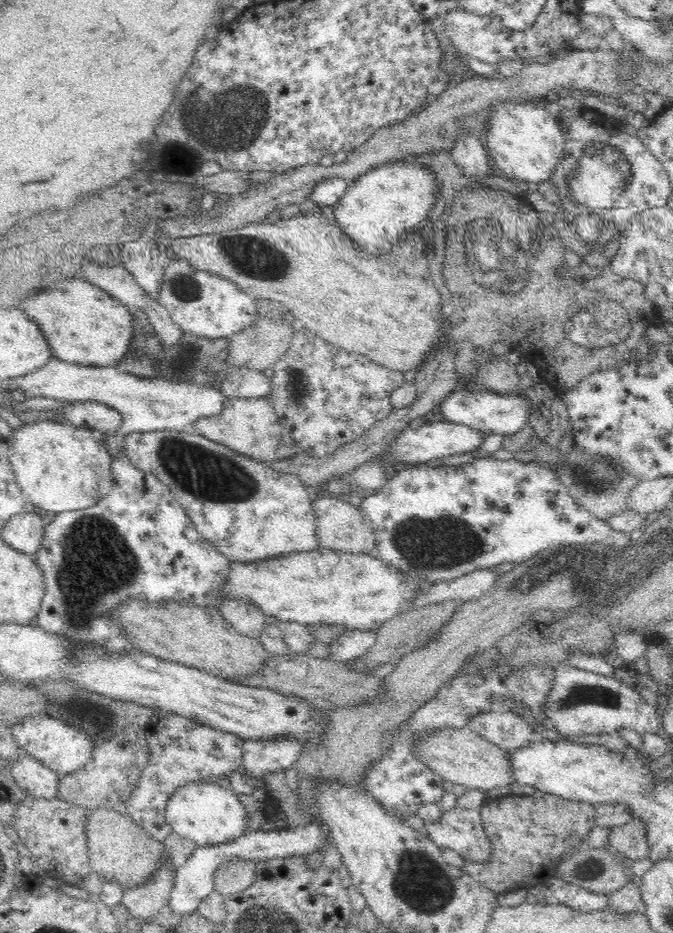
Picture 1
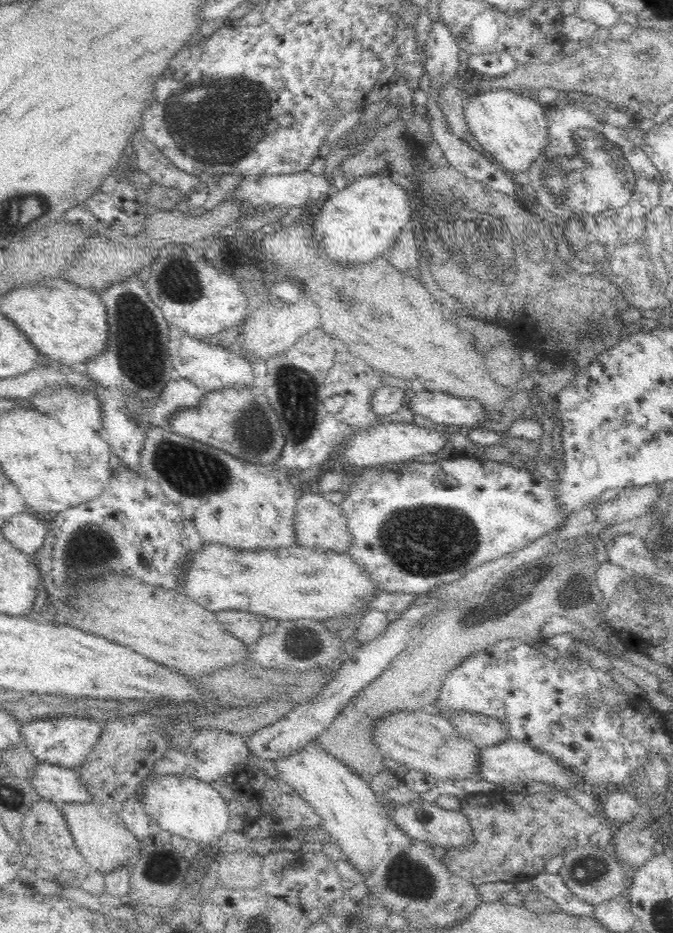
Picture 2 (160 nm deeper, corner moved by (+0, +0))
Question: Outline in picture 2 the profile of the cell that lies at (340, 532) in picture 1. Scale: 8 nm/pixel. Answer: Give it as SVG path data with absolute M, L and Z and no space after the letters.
M303 488L295 506L293 522L295 544L300 547L320 548L344 553L348 550L353 536L349 533L346 519L338 504L326 500L323 495L316 494L309 488Z

